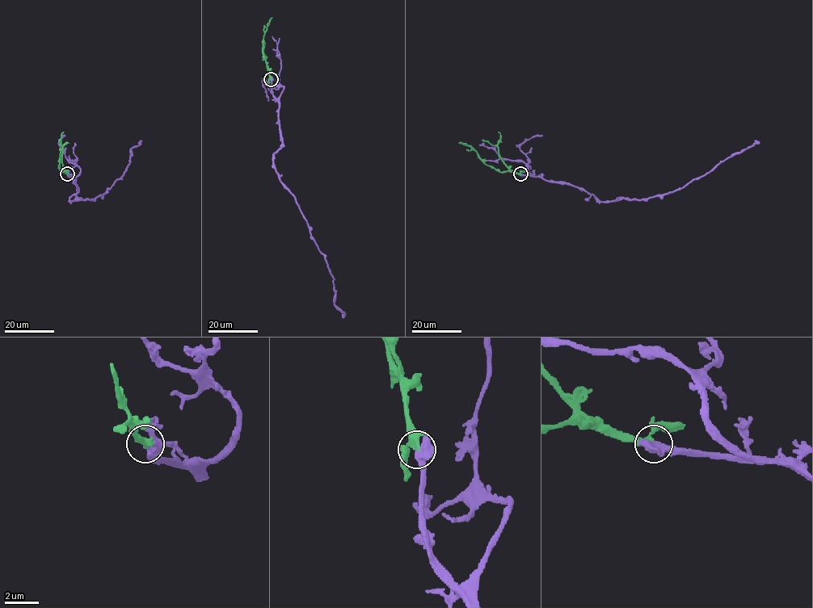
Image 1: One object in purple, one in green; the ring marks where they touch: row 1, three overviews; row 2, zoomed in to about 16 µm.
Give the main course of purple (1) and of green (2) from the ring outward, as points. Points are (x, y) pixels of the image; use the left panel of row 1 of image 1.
1: (67, 174), (75, 179), (78, 188), (69, 202), (100, 196), (124, 174), (129, 162), (130, 149), (140, 142)
2: (67, 174), (61, 171), (59, 163), (61, 148), (68, 143)

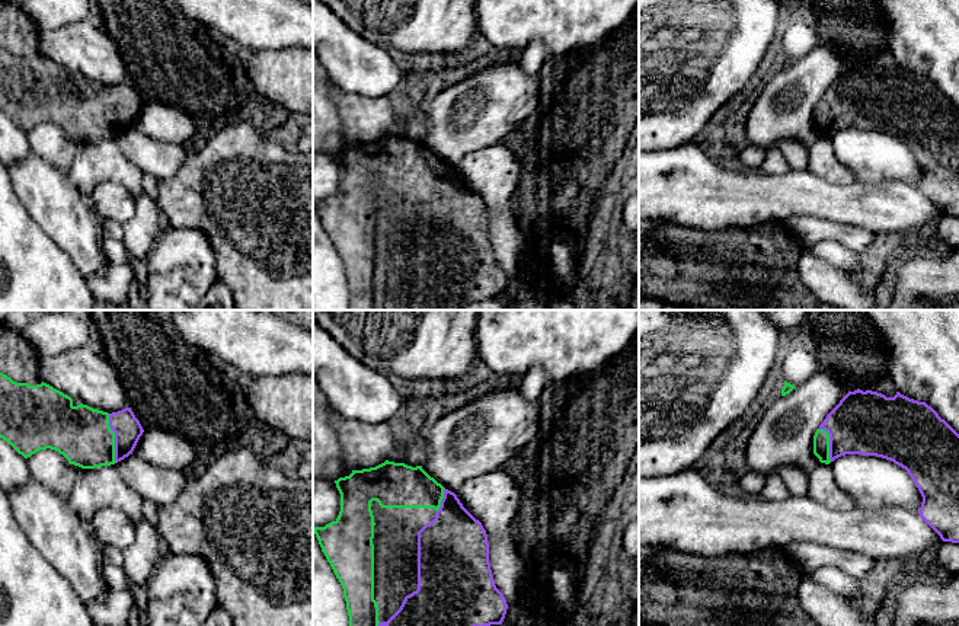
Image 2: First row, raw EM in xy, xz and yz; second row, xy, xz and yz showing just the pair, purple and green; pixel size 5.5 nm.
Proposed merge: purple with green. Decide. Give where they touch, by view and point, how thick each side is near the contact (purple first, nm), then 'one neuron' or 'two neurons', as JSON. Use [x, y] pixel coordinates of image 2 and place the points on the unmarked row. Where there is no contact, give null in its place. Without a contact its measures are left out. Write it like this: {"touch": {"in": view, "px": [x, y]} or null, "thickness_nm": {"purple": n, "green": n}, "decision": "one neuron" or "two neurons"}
{"touch": {"in": "xy", "px": [115, 112]}, "thickness_nm": {"purple": 150, "green": 320}, "decision": "one neuron"}

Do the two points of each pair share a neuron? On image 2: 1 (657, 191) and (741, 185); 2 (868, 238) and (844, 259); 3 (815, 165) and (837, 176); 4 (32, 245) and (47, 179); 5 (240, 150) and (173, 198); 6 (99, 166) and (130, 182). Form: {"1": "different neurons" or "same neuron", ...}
{"1": "same neuron", "2": "different neurons", "3": "same neuron", "4": "different neurons", "5": "same neuron", "6": "same neuron"}

